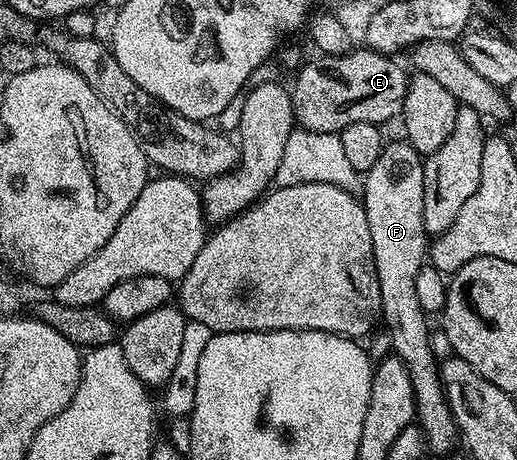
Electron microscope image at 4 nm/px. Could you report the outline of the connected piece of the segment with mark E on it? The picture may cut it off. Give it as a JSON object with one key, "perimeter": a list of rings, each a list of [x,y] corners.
{"perimeter":[[[354,48],[348,54],[326,54],[317,56],[314,62],[306,61],[296,71],[297,79],[291,85],[296,125],[302,130],[336,134],[347,128],[347,124],[385,124],[388,118],[396,119],[409,83],[407,73],[397,61],[396,57],[368,48]]]}

